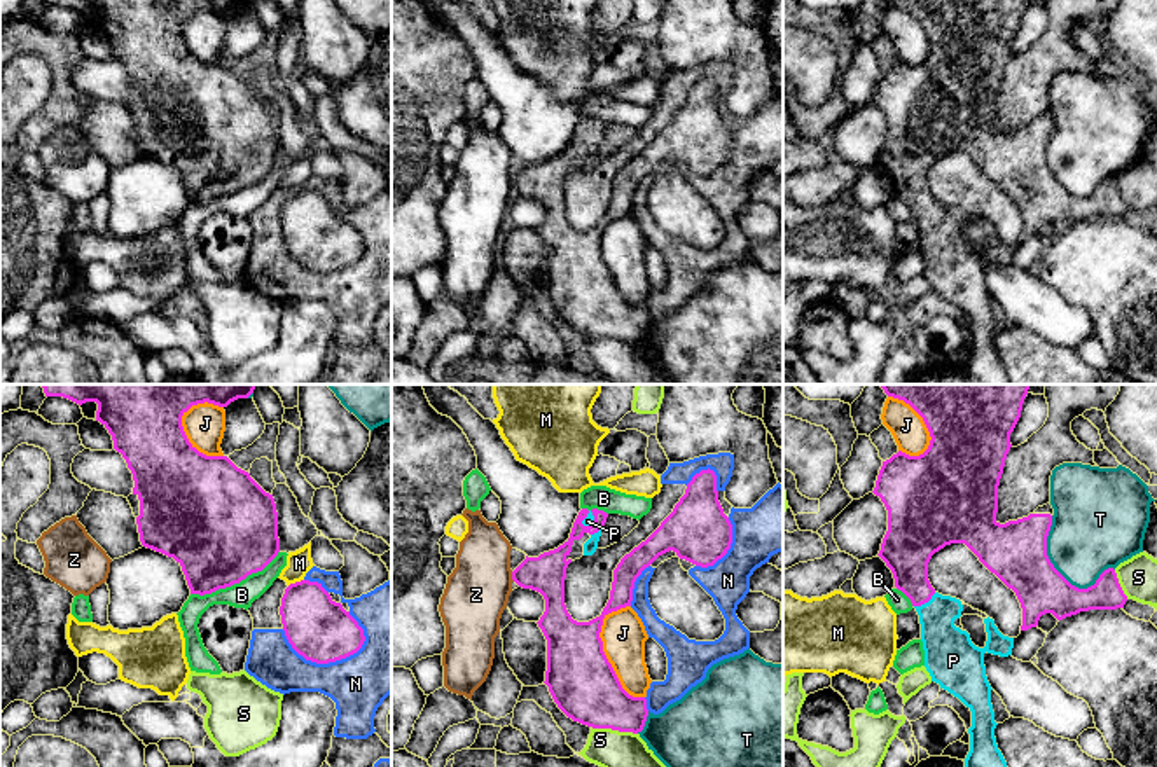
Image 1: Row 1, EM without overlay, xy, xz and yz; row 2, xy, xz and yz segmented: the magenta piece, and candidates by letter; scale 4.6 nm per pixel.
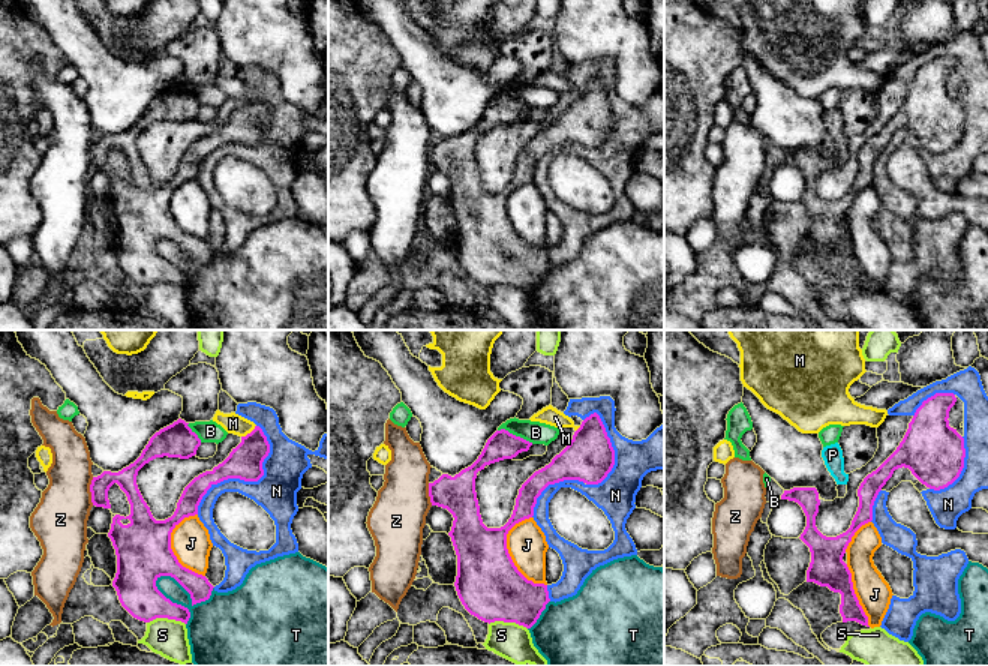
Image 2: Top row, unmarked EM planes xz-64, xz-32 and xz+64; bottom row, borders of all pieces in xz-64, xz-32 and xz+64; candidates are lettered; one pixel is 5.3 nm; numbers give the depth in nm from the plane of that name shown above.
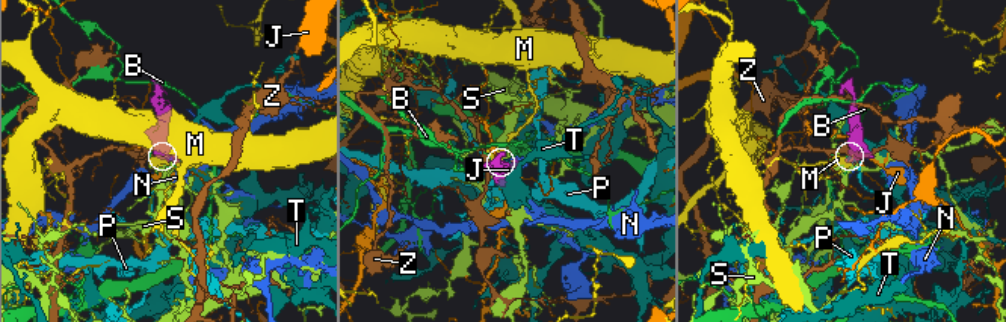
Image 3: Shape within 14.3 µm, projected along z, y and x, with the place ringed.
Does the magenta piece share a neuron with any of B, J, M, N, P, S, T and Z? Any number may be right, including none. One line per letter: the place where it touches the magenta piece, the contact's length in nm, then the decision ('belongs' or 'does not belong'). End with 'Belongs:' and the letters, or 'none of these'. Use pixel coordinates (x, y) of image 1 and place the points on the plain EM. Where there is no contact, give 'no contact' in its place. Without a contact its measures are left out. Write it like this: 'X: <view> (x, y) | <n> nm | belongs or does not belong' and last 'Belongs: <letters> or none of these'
B: xy (235, 191) | 460 nm | does not belong
J: xz (603, 261) | 440 nm | does not belong
M: xy (296, 191) | 80 nm | does not belong
N: xy (322, 271) | 400 nm | does not belong
P: yz (925, 210) | 120 nm | belongs
S: xz (614, 338) | 220 nm | does not belong
T: yz (1058, 180) | 380 nm | does not belong
Z: xz (512, 186) | 50 nm | does not belong
Belongs: P

